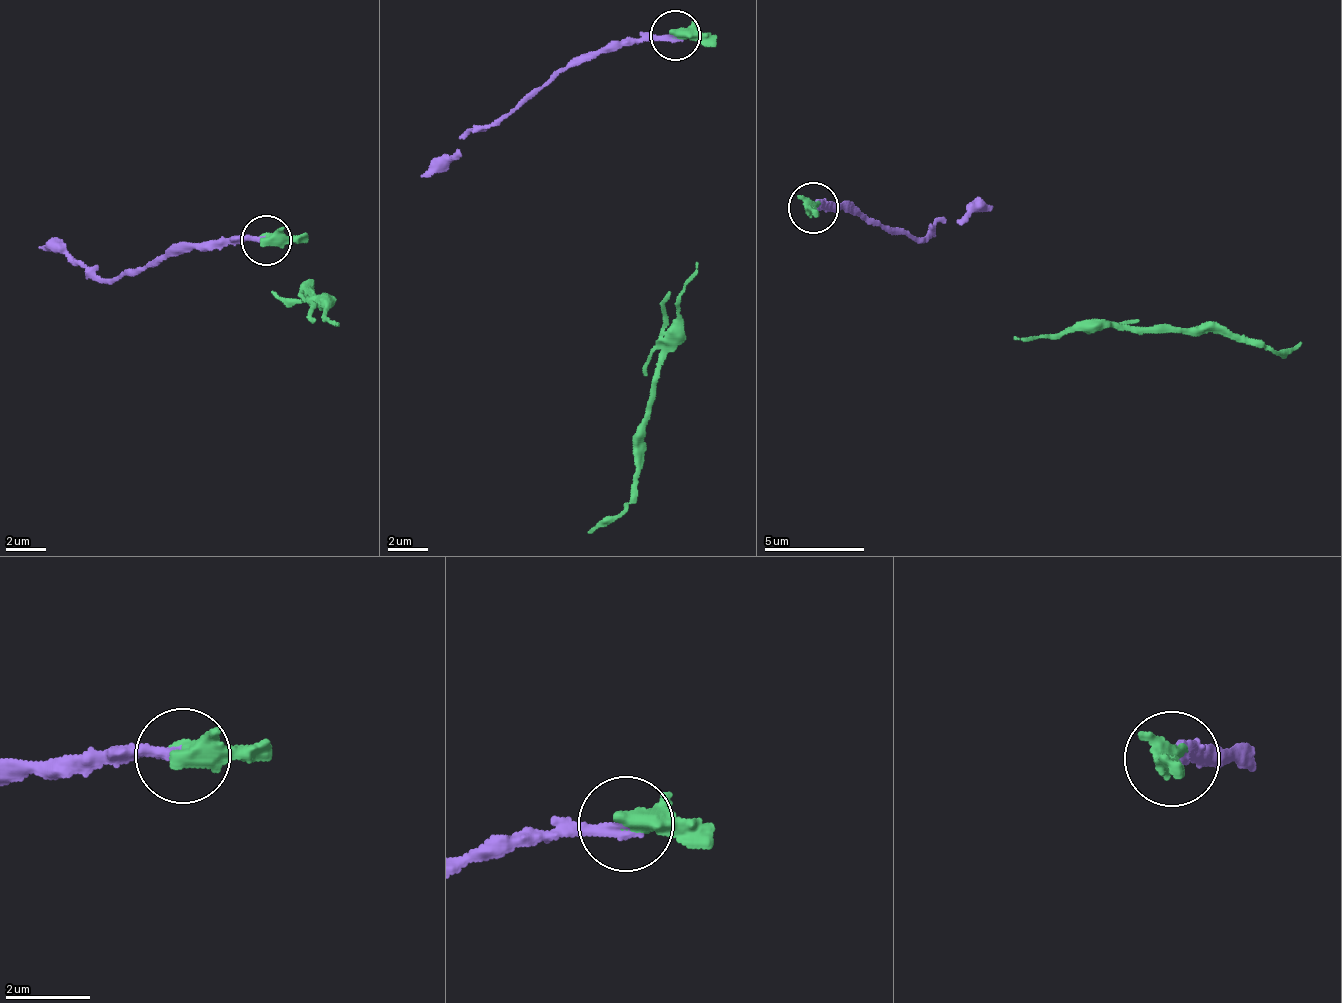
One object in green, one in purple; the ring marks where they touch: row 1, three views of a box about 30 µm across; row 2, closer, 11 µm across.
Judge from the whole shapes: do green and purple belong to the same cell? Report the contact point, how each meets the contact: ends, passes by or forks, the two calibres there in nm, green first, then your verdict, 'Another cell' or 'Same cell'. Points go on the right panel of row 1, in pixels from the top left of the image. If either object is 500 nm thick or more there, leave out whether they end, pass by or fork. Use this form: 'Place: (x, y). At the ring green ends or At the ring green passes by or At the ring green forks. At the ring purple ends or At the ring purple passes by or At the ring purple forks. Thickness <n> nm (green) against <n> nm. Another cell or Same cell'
Place: (813, 208). At the ring green passes by. At the ring purple ends. Thickness 400 nm (green) against 300 nm. Another cell

